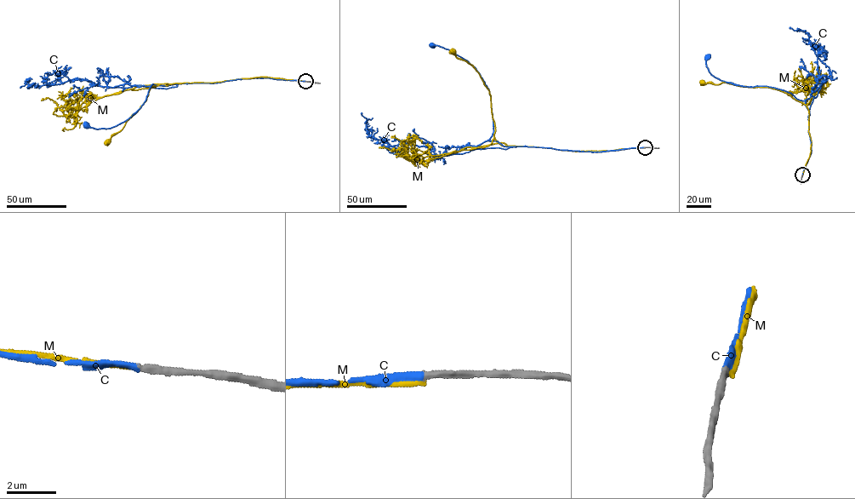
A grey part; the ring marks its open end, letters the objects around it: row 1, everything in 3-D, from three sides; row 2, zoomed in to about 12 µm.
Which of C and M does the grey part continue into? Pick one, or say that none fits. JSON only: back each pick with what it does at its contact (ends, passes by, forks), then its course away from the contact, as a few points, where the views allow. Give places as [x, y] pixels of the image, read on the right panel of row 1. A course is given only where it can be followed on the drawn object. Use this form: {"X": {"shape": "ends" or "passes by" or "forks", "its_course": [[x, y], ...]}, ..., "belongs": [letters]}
{"C": {"shape": "ends", "its_course": [[802, 174], [811, 149], [805, 100], [780, 88], [721, 81], [710, 73], [707, 56]]}, "belongs": ["C"]}

